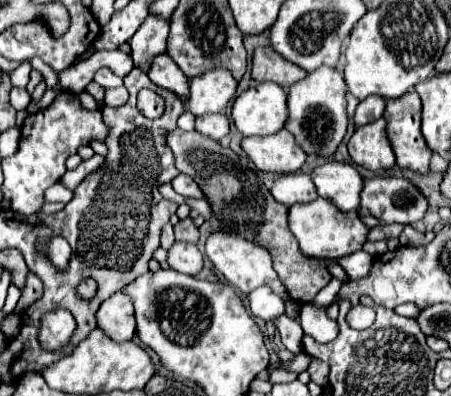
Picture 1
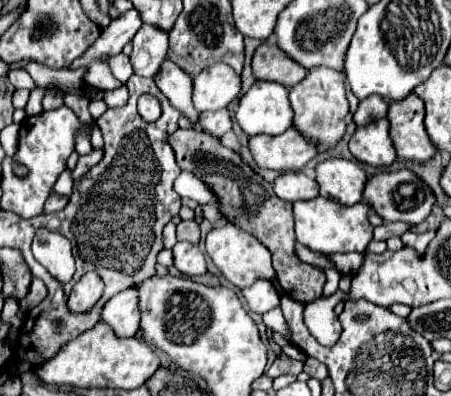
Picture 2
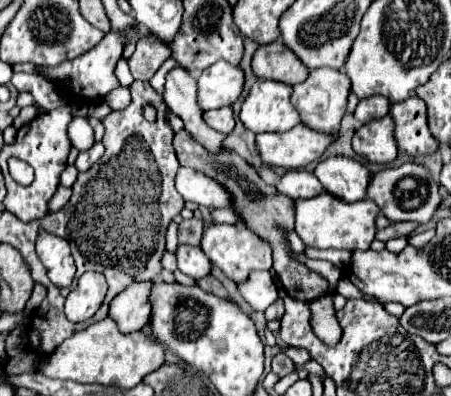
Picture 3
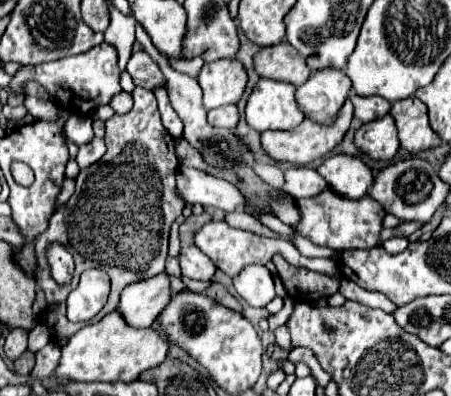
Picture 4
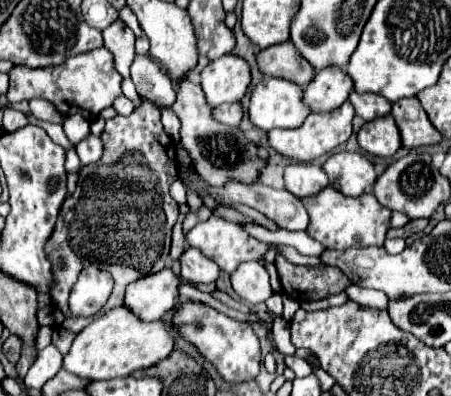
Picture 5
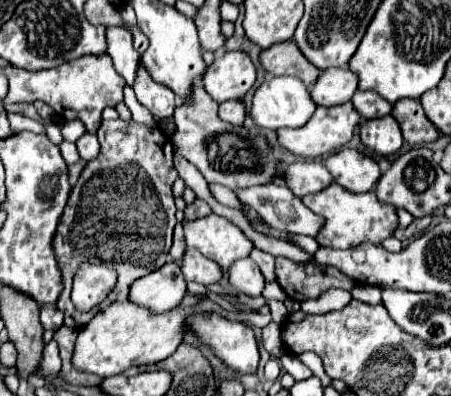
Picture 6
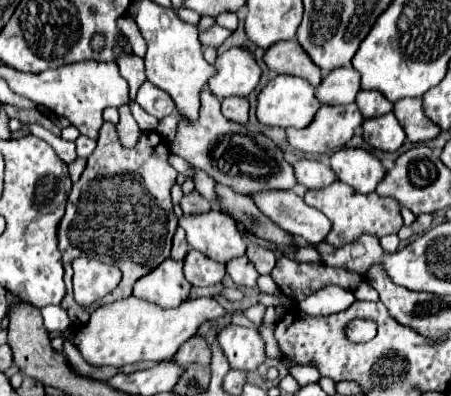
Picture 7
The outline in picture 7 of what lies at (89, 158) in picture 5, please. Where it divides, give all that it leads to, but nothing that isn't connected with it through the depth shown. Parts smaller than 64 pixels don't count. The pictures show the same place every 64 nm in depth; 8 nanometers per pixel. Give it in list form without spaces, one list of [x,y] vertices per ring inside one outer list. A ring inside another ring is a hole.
[[[84,135],[78,137],[78,140],[76,140],[76,152],[78,152],[78,156],[88,158],[94,150],[96,150],[96,140],[92,140],[92,138]]]

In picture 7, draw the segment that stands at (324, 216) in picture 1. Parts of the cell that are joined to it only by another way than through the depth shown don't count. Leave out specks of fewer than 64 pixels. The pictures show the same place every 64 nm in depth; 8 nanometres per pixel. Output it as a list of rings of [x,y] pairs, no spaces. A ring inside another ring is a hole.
[[[336,180],[328,188],[306,192],[304,202],[328,216],[332,222],[332,230],[328,232],[326,240],[332,246],[346,246],[354,240],[358,240],[362,234],[372,234],[376,238],[382,238],[386,234],[396,234],[402,228],[402,216],[400,216],[400,204],[390,198],[380,198],[376,192],[372,194],[360,194],[352,188],[348,188],[344,182]]]

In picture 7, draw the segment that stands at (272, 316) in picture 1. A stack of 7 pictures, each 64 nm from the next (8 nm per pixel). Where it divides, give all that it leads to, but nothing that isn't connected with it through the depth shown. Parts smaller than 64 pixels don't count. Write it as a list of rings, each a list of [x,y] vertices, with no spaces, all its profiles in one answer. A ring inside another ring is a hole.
[[[240,256],[236,260],[230,260],[226,264],[226,272],[234,280],[234,284],[238,284],[242,288],[250,288],[250,290],[256,290],[258,288],[258,276],[260,274],[256,272],[254,264],[246,256]]]

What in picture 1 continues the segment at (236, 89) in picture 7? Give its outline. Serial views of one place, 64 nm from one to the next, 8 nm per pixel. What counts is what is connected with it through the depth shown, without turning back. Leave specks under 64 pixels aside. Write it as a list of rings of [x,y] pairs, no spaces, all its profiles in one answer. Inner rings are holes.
[[[214,68],[190,80],[190,96],[186,100],[186,110],[194,116],[222,112],[230,98],[236,94],[238,82],[230,72]]]

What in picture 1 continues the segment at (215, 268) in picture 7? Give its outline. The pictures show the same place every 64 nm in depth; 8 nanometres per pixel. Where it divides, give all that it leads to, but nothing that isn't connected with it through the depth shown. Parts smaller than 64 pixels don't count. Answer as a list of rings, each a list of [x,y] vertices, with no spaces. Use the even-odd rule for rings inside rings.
[[[174,242],[168,250],[168,266],[176,272],[196,276],[202,270],[202,254],[194,244]]]

